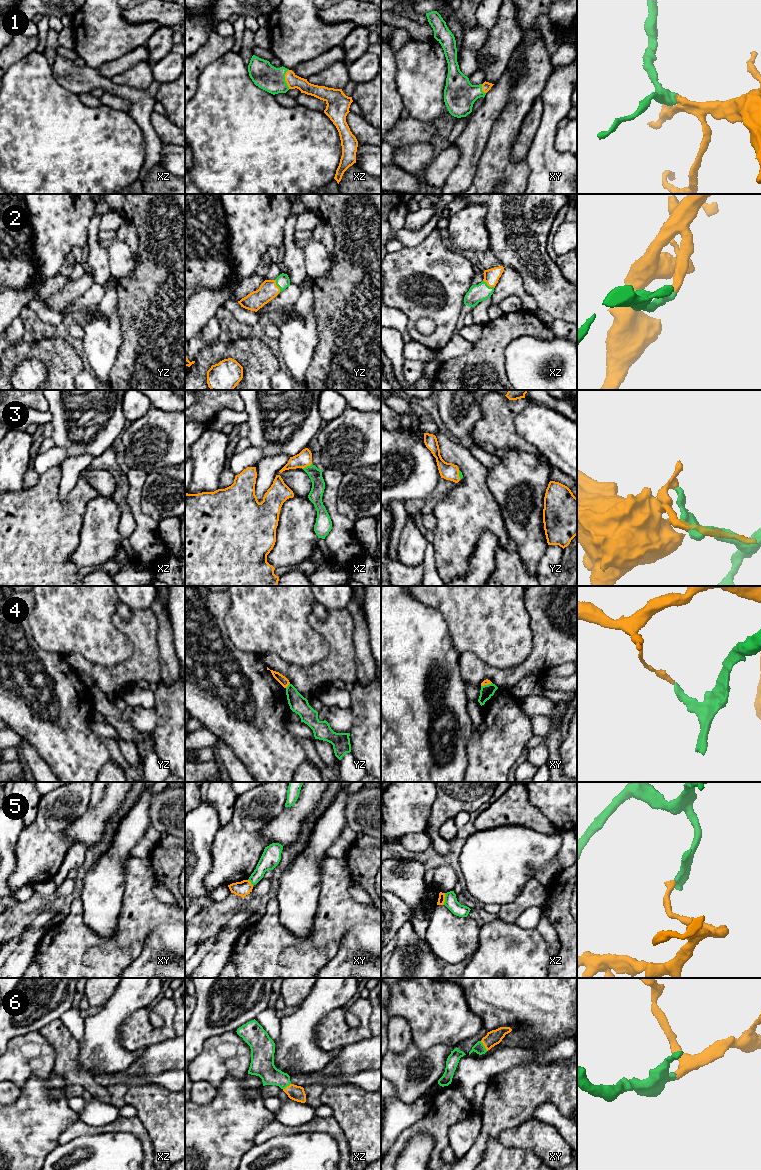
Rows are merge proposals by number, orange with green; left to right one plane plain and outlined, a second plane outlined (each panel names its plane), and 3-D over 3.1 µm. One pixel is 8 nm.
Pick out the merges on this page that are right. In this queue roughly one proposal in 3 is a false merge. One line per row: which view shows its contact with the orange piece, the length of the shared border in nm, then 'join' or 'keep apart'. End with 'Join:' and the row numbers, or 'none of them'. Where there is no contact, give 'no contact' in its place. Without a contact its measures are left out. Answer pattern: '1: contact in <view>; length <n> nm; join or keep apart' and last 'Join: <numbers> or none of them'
1: contact in xz; length 160 nm; join
2: contact in yz; length 110 nm; join
3: contact in xz; length 90 nm; join
4: contact in yz; length 50 nm; keep apart
5: contact in xz; length 100 nm; keep apart
6: contact in xy; length 100 nm; join
Join: 1, 2, 3, 6

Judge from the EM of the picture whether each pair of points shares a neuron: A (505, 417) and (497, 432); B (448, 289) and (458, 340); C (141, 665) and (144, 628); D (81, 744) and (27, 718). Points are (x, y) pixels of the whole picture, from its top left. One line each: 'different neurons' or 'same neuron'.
A: same neuron
B: different neurons
C: same neuron
D: same neuron

